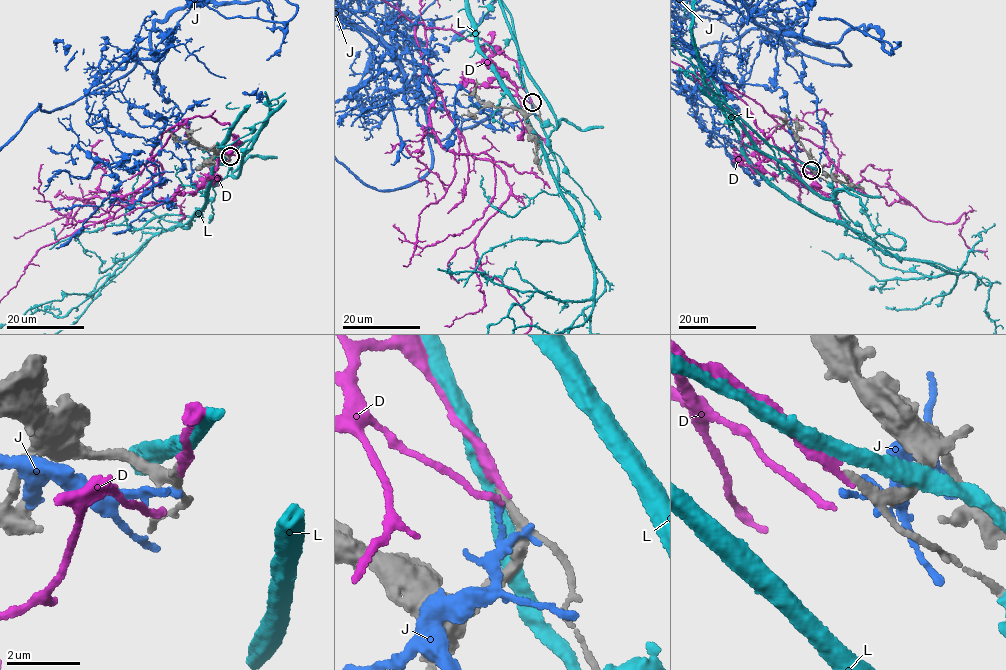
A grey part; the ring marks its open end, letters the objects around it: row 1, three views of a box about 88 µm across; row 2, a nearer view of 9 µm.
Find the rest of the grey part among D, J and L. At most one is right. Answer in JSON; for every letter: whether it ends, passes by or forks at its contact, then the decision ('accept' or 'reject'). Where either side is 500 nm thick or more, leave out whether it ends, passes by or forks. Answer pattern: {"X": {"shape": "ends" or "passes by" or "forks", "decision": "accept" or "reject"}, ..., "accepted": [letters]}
{"D": {"shape": "passes by", "decision": "accept"}, "J": {"shape": "passes by", "decision": "reject"}, "L": {"shape": "passes by", "decision": "reject"}, "accepted": ["D"]}

